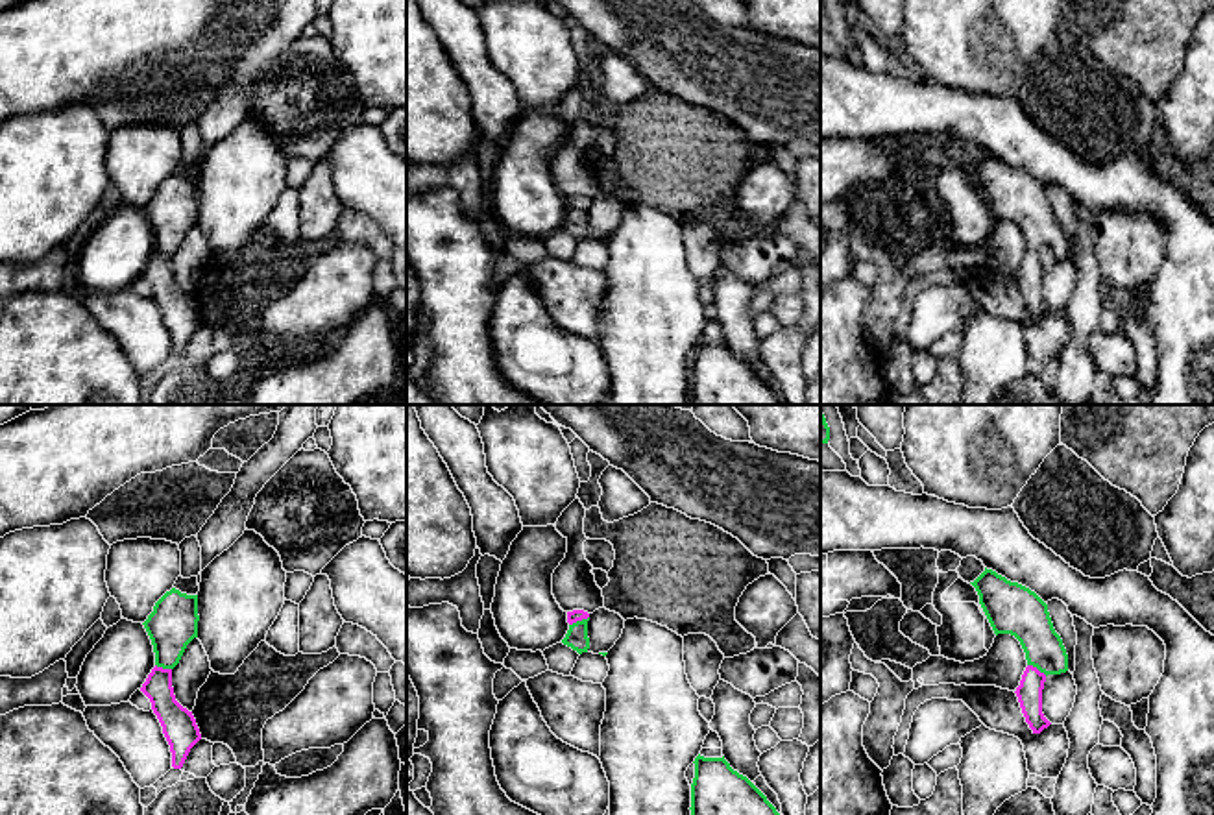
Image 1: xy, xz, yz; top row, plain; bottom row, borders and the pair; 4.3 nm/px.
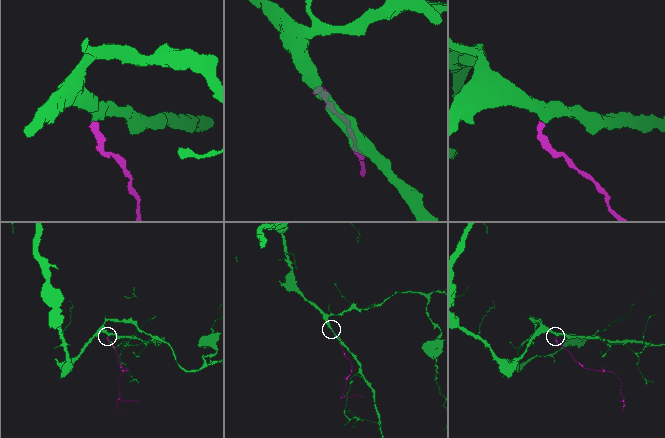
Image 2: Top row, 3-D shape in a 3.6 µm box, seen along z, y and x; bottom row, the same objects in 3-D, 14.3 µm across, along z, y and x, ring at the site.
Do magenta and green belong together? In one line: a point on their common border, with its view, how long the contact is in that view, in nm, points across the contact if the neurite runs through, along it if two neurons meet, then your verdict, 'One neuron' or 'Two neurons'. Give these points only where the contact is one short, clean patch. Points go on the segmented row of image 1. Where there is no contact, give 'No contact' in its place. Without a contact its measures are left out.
Touches magenta at xz (579, 620). Shared border 100 nm. Path across: xz (573, 616), (579, 620), (577, 638). One neuron

